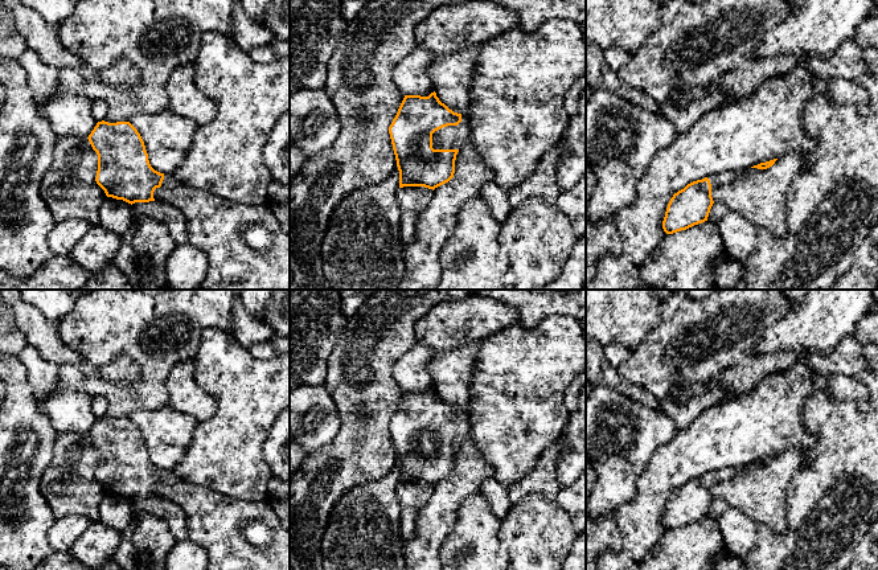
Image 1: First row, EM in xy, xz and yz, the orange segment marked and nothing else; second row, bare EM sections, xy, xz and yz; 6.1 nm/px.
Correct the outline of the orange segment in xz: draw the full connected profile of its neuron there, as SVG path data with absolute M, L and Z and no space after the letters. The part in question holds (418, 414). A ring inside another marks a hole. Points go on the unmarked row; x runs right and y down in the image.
M435 387L428 393L405 391L389 430L399 467L399 484L424 483L434 487L454 473L456 451L471 430L471 413L450 406Z

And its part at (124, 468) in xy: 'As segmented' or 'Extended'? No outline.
Extended

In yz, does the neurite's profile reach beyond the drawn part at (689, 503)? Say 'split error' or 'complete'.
split error

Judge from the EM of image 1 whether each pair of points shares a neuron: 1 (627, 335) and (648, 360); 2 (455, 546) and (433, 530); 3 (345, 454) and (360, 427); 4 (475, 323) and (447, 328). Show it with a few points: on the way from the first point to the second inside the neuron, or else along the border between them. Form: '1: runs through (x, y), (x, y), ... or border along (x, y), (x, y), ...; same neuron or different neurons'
1: border along (656, 322), (653, 328), (630, 348); different neurons
2: border along (458, 509), (455, 524), (442, 542), (438, 556); different neurons
3: runs through (352, 447), (360, 439), (360, 434); same neuron
4: runs through (468, 323), (454, 323); same neuron

